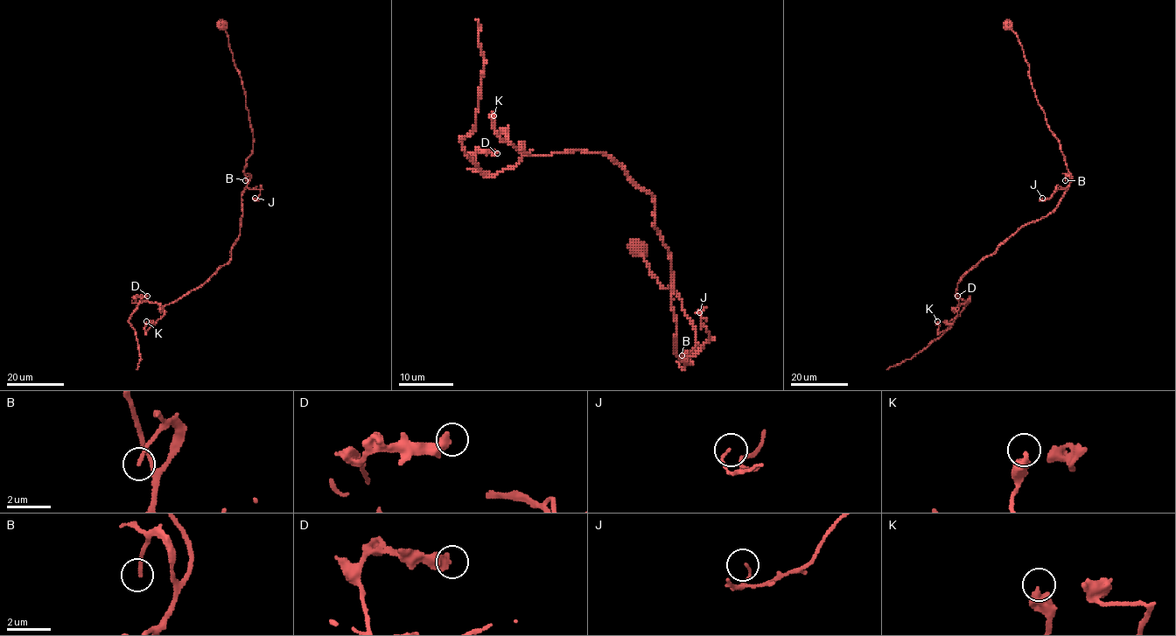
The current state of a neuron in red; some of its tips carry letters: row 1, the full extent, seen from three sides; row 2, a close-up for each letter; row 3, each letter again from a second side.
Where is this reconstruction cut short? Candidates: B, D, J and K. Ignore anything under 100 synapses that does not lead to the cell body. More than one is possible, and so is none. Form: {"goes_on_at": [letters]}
{"goes_on_at": []}

